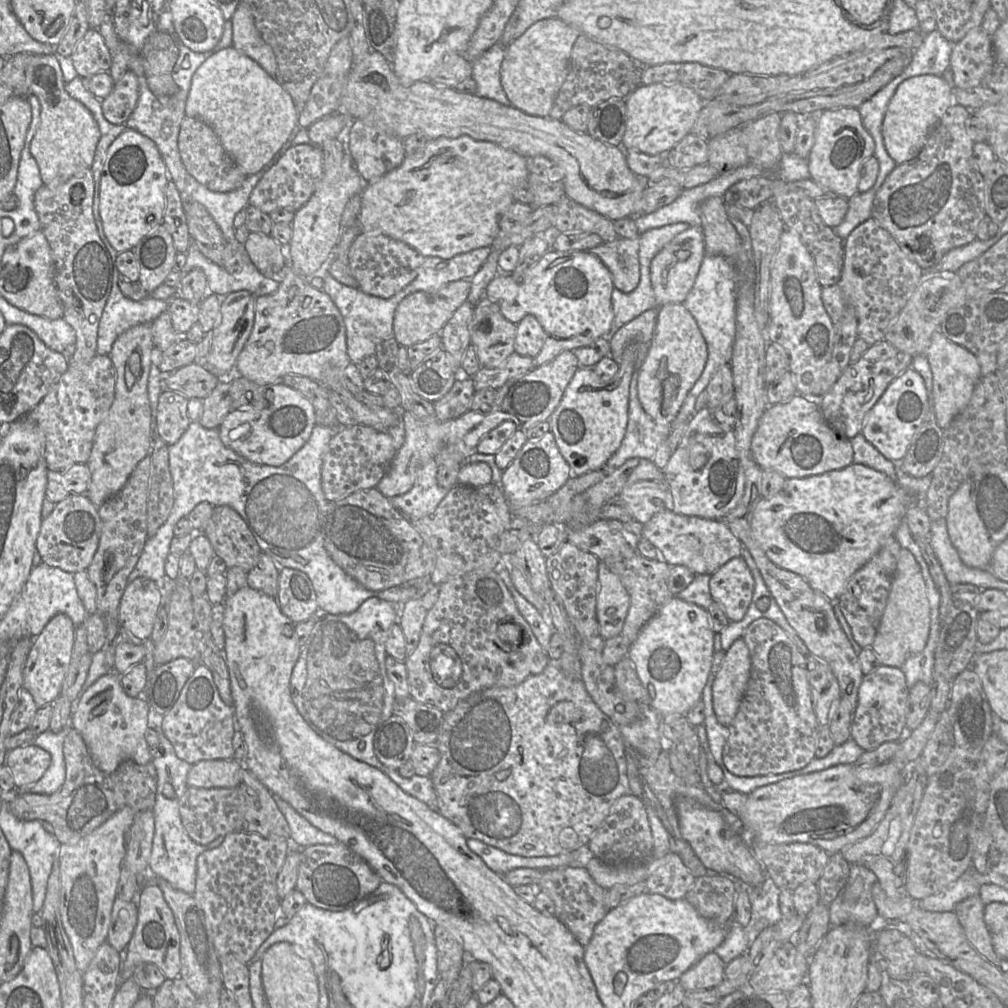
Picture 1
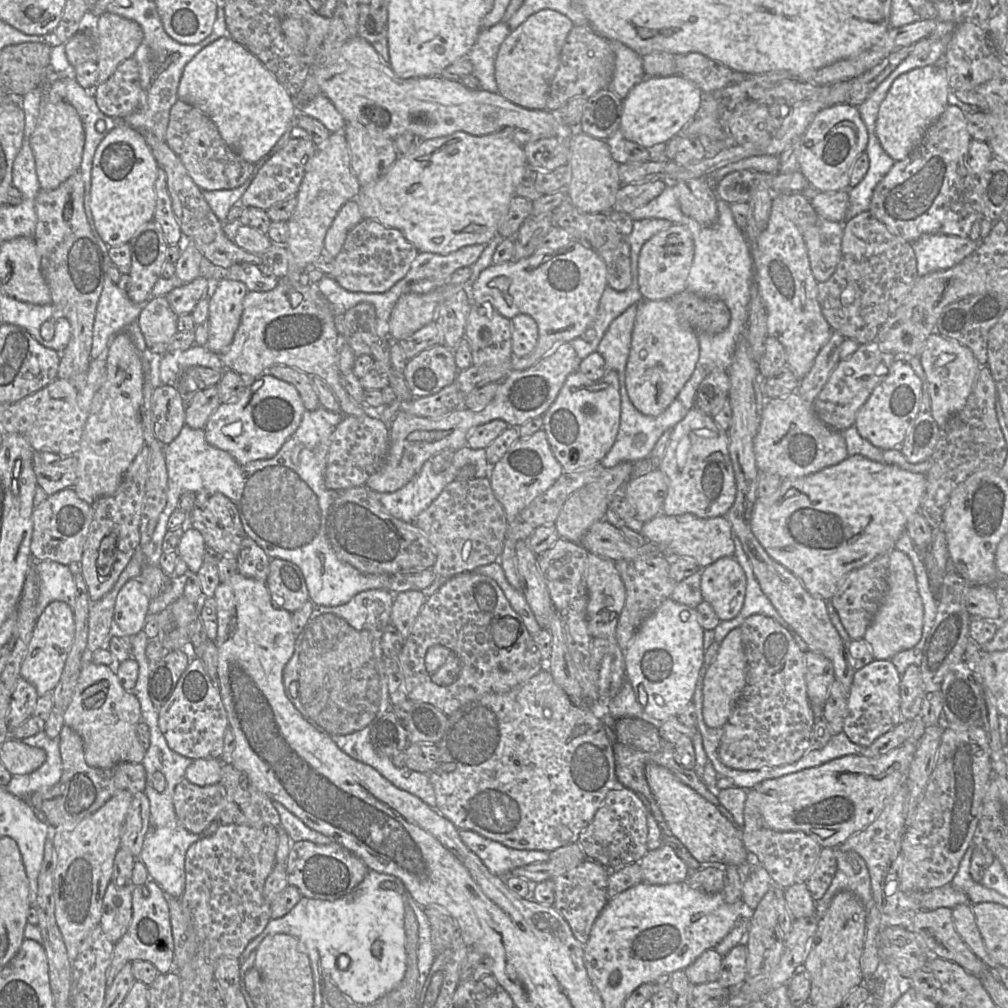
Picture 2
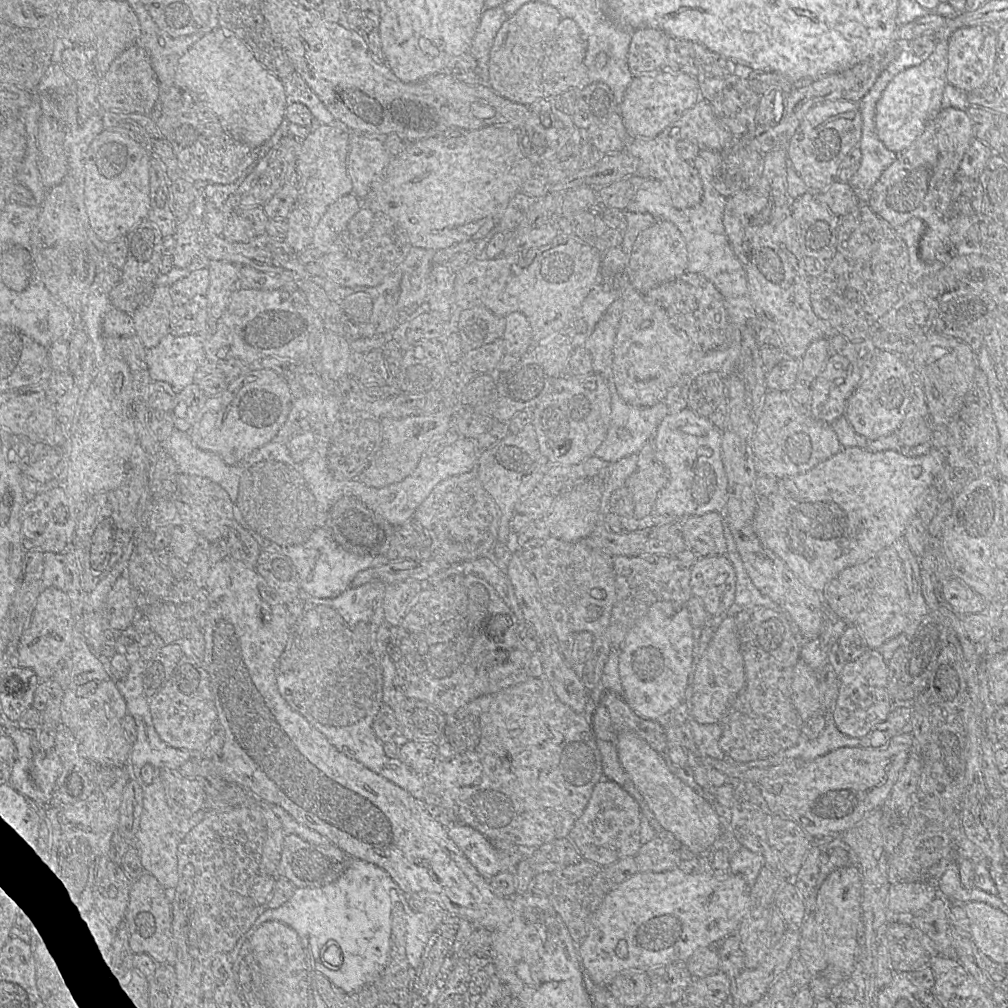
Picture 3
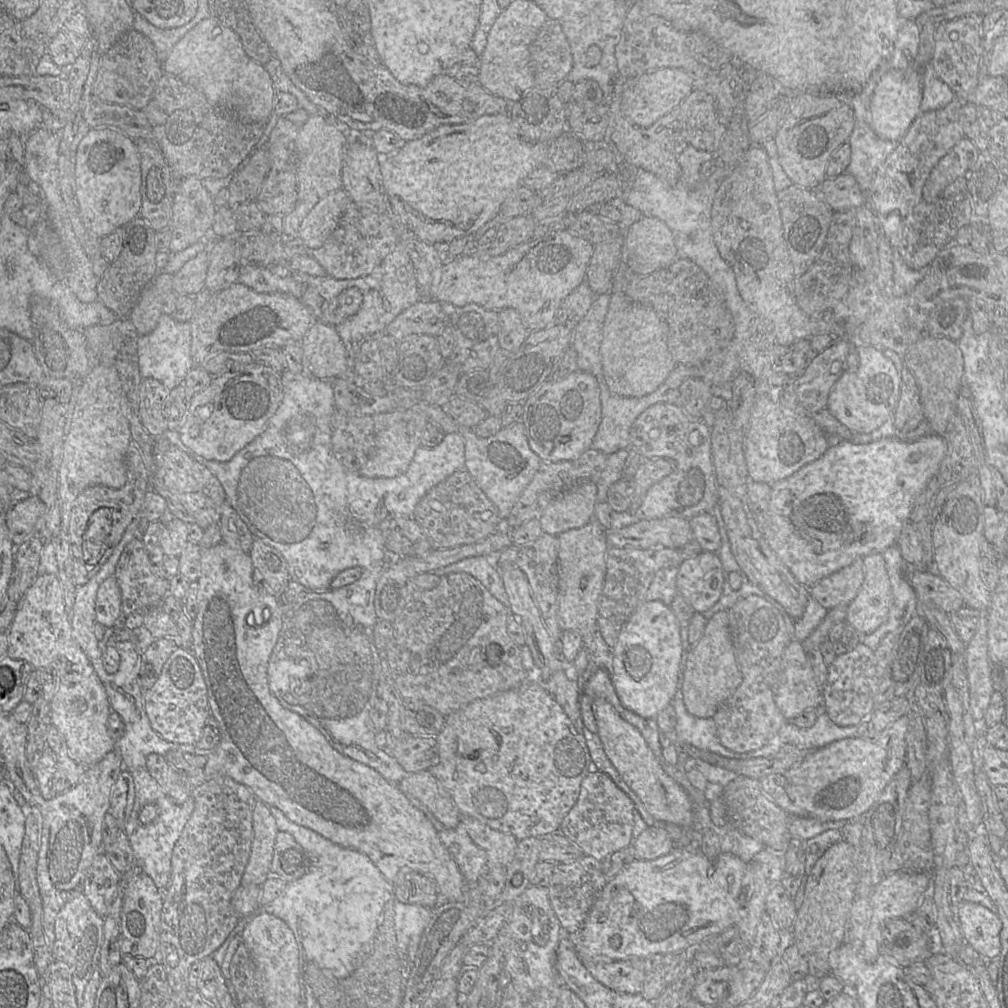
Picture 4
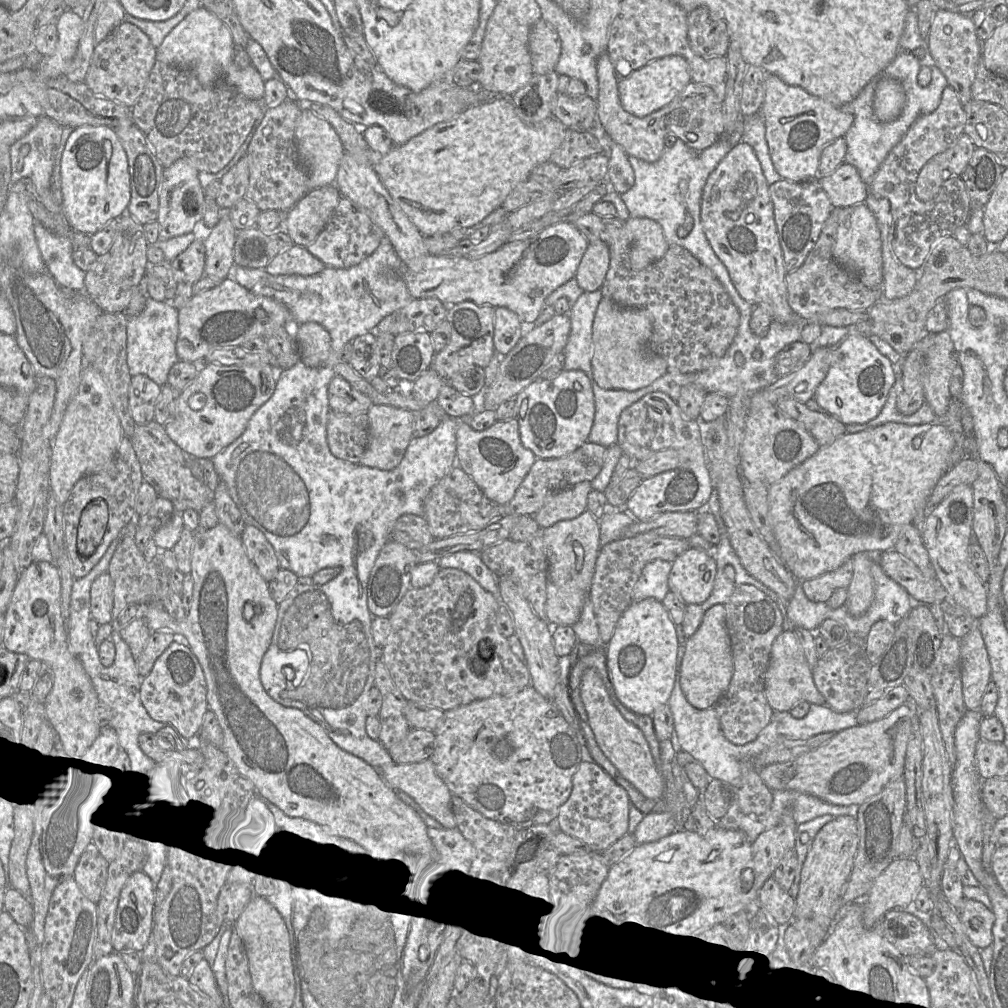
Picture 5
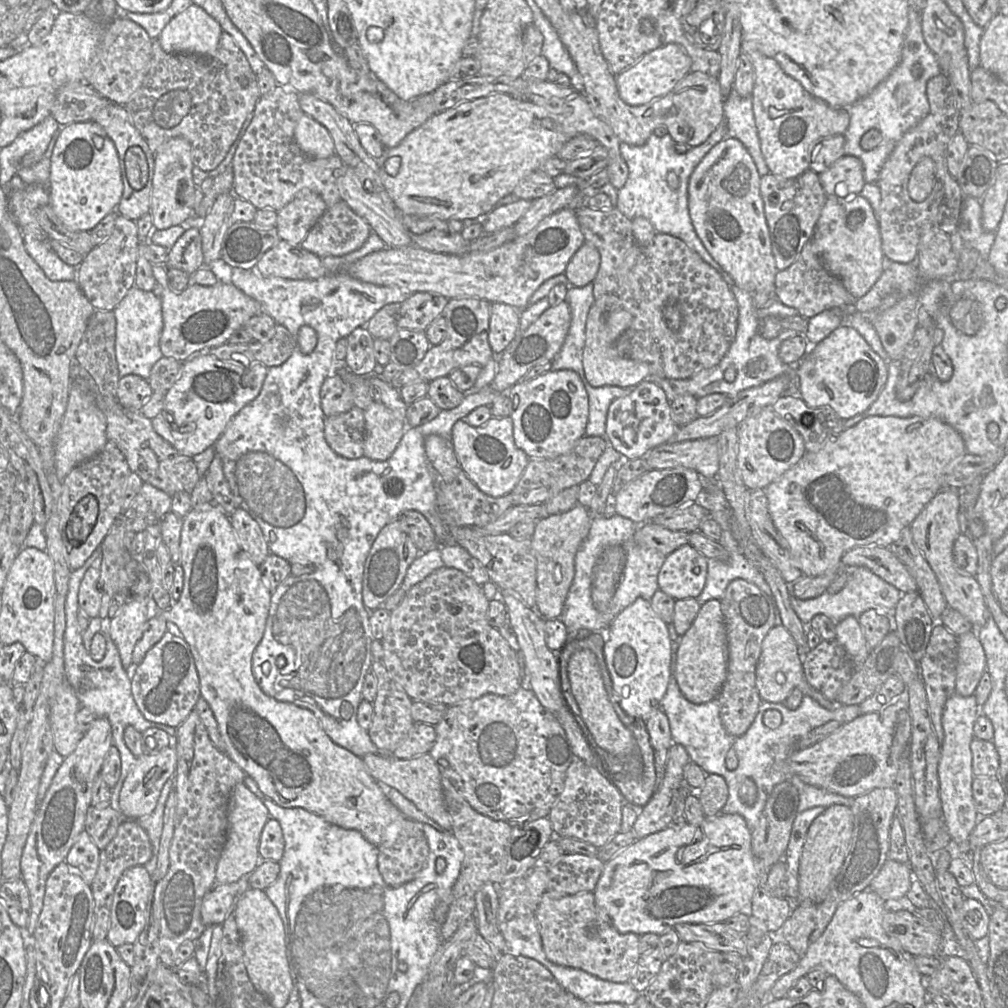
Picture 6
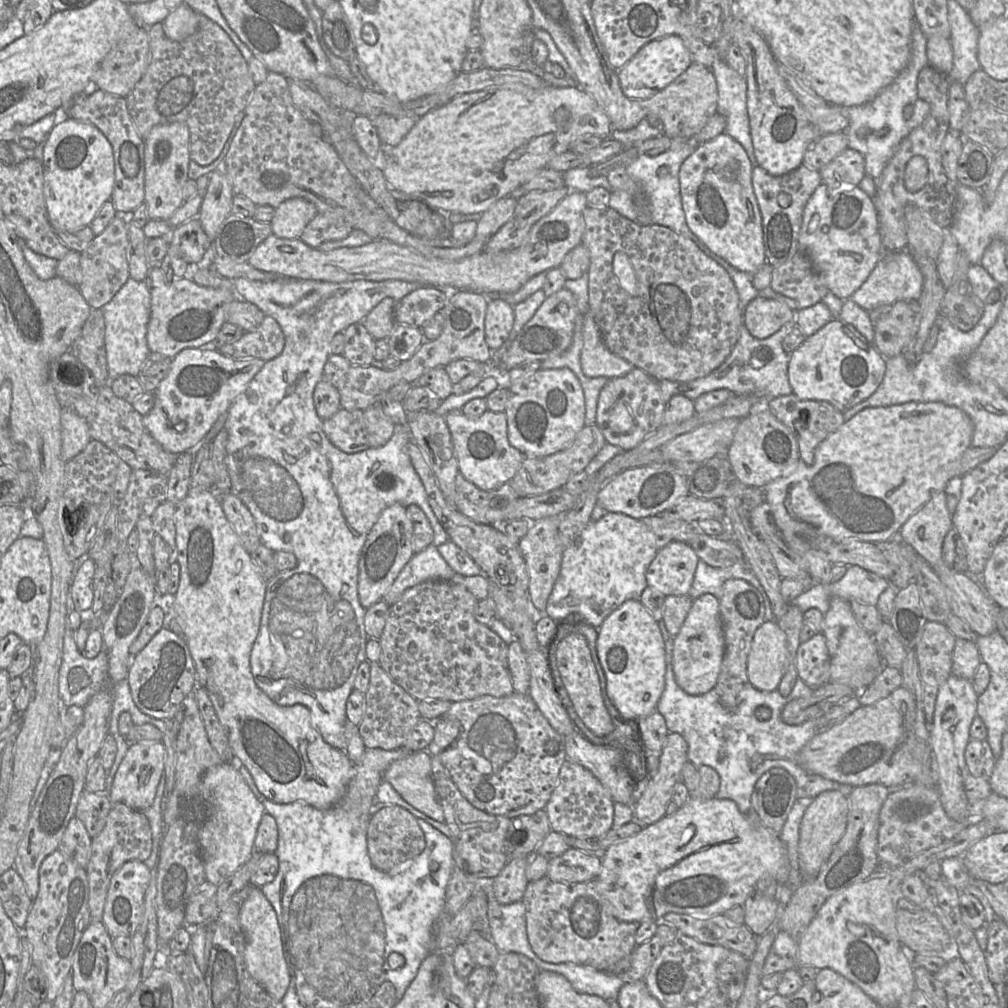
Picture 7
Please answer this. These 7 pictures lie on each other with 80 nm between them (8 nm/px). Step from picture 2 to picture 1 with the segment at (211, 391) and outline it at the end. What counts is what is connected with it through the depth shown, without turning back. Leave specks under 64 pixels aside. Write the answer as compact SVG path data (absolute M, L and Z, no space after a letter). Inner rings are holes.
M230 378L221 379L214 390L203 399L203 413L199 423L207 429L218 429L234 407L229 394Z

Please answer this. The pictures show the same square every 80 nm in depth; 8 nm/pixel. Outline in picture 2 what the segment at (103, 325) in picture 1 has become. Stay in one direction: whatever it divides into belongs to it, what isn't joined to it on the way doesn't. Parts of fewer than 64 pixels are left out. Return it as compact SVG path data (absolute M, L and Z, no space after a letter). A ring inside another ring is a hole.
M107 278L100 296L93 327L91 359L106 358L111 340L137 319L144 304L130 300L126 292Z

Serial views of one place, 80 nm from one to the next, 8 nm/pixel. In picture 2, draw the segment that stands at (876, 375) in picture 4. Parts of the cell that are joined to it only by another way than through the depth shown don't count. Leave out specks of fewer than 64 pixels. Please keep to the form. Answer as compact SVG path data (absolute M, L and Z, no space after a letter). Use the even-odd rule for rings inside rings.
M896 359L889 375L875 387L858 410L853 426L861 437L882 451L900 449L908 429L920 411L922 394L923 383L913 368L902 359Z

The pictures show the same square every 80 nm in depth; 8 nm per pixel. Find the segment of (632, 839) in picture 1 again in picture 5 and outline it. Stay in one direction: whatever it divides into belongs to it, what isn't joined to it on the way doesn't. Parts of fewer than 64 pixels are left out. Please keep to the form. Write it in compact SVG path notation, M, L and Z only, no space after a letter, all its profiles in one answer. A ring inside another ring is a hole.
M594 761L581 763L572 783L571 794L559 809L555 827L600 853L628 833L629 809L632 804L626 791Z

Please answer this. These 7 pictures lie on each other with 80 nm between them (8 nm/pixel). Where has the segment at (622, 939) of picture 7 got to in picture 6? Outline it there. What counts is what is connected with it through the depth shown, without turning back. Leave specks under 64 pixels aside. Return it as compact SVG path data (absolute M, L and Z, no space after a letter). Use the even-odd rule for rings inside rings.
M546 891L534 916L548 960L557 965L581 969L603 980L629 982L641 955L640 936L617 931L608 915L597 908L593 892L553 898Z

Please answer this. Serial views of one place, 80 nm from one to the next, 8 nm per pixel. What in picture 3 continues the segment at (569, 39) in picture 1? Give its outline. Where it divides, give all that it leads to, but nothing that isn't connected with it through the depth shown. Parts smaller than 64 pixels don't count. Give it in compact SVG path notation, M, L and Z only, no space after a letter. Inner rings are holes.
M537 1L525 3L509 16L497 32L491 48L487 84L502 97L524 105L544 97L543 48L562 19L553 6Z

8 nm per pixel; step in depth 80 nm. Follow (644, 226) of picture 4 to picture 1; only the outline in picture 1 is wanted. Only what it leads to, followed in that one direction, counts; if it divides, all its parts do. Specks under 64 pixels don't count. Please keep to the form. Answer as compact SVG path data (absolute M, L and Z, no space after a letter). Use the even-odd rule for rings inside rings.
M690 227L678 234L652 260L650 277L659 304L683 304L692 290L706 254L705 239L700 227Z

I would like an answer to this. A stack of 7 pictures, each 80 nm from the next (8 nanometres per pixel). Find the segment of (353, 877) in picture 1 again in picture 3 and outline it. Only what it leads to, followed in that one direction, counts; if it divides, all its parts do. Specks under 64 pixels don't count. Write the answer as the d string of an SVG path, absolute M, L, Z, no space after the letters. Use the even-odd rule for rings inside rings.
M293 834L284 836L278 876L284 876L299 888L319 888L338 880L350 867L353 857L337 846L319 847Z

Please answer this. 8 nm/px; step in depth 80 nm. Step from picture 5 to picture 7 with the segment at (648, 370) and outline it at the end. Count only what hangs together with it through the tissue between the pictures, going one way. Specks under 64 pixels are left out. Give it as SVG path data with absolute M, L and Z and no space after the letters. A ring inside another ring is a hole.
M590 310L584 316L581 367L588 377L607 379L625 376L635 368L606 347Z

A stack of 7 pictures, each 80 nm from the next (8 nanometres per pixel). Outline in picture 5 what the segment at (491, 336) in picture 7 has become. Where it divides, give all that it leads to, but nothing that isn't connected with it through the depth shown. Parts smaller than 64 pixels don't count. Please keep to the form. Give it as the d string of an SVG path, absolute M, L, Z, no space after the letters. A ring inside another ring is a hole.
M507 307L495 308L494 346L506 355L524 335L524 325L517 313Z

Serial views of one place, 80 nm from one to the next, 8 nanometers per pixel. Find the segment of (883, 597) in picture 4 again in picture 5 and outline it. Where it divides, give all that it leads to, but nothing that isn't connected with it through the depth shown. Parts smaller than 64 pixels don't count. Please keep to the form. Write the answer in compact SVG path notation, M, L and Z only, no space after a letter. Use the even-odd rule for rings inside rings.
M858 553L851 560L853 577L847 589L848 597L845 606L852 616L863 615L871 606L874 599L874 581L871 566L876 562L880 553Z

